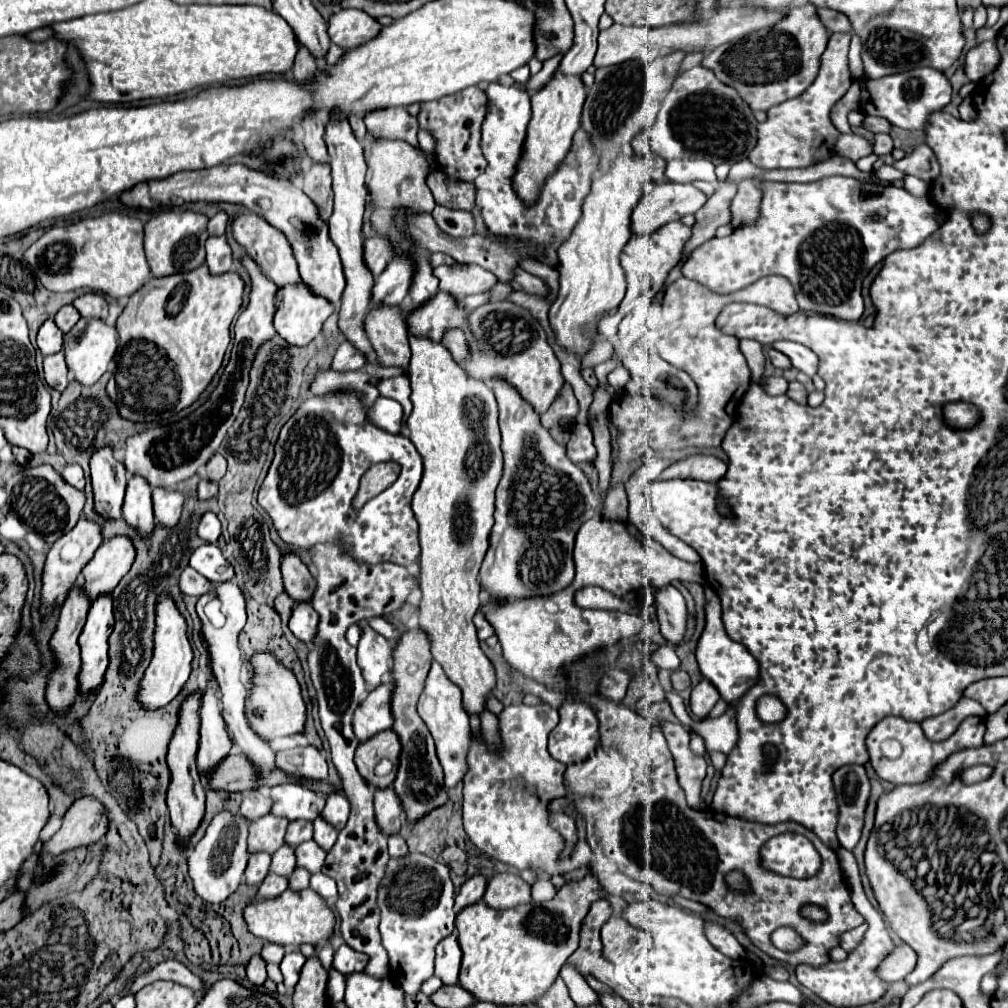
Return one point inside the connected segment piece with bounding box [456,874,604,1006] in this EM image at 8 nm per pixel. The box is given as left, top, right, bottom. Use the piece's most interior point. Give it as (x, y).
(511, 957)

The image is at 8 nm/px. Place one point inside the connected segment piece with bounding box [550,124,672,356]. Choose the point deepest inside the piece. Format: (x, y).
(592, 281)

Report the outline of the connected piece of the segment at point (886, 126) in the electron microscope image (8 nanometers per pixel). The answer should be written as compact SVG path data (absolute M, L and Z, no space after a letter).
M866 116L864 118L864 122L862 122L862 126L866 128L866 130L870 130L870 132L888 132L890 130L890 122L886 122L884 118L878 118L878 116Z

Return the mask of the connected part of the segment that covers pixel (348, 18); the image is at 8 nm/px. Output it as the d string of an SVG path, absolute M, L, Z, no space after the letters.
M346 8L346 10L340 10L340 12L332 14L328 24L330 24L330 26L328 26L330 40L332 40L334 44L338 44L340 48L344 48L344 50L368 42L368 40L374 38L374 36L380 32L380 28L382 28L382 26L380 26L372 16L368 16L366 12L362 12L362 10L352 10L352 8Z

